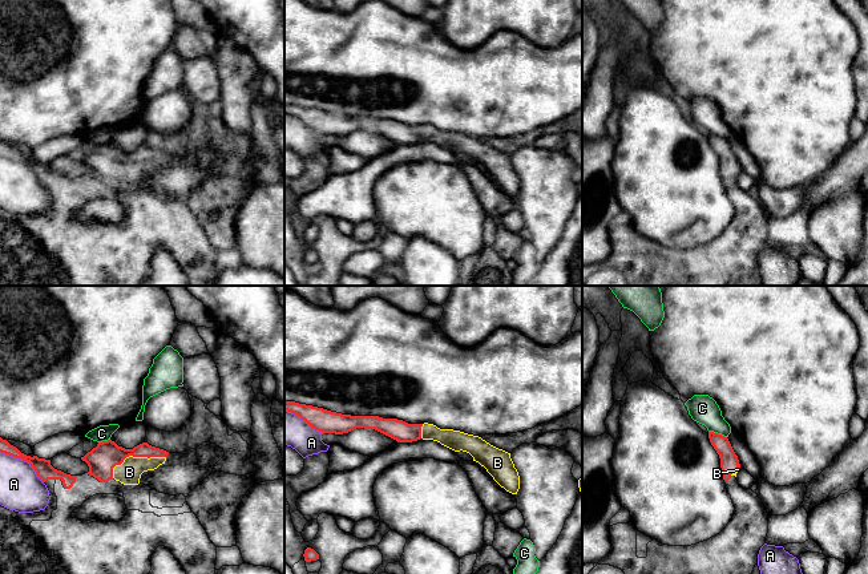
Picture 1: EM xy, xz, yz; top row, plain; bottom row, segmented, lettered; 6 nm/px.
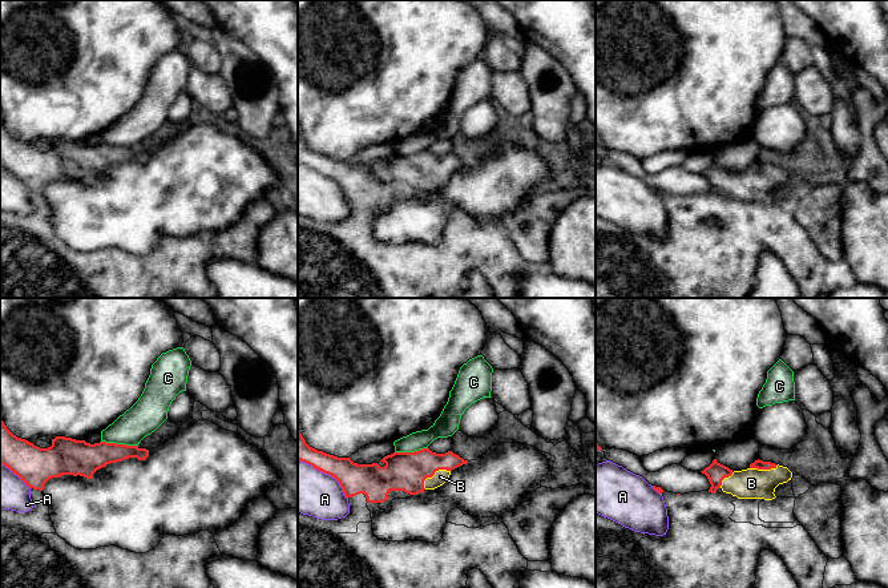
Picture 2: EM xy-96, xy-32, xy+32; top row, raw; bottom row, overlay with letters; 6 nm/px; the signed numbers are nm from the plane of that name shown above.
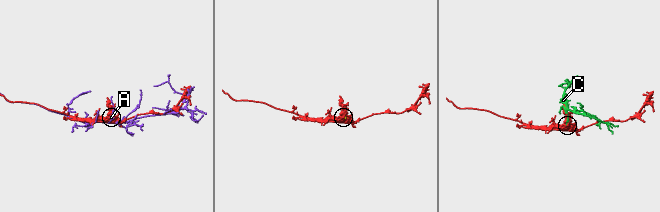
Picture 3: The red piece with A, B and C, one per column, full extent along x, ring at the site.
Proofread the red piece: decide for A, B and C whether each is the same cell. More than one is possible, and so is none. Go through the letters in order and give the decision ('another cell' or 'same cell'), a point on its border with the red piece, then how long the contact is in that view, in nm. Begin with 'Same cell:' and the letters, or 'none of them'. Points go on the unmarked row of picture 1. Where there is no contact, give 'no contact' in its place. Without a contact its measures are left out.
Same cell: B
A: another cell | xy (24, 162) | 320 nm
B: same cell | xy (134, 158) | 360 nm
C: another cell | yz (717, 136) | 120 nm

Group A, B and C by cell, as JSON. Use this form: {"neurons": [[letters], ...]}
{"neurons": [["A"], ["B"], ["C"]]}

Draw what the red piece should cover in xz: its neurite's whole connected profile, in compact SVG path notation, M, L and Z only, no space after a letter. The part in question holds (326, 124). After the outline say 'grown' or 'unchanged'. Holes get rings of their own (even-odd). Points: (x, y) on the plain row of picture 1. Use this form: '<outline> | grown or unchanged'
M284 104L284 113L304 122L312 132L322 136L343 137L356 130L375 132L397 145L412 145L420 141L433 142L455 153L467 154L487 171L493 182L512 197L520 191L520 178L510 161L510 155L498 151L479 138L453 132L440 132L433 126L408 126L397 121L379 118L351 118L323 110Z | grown

